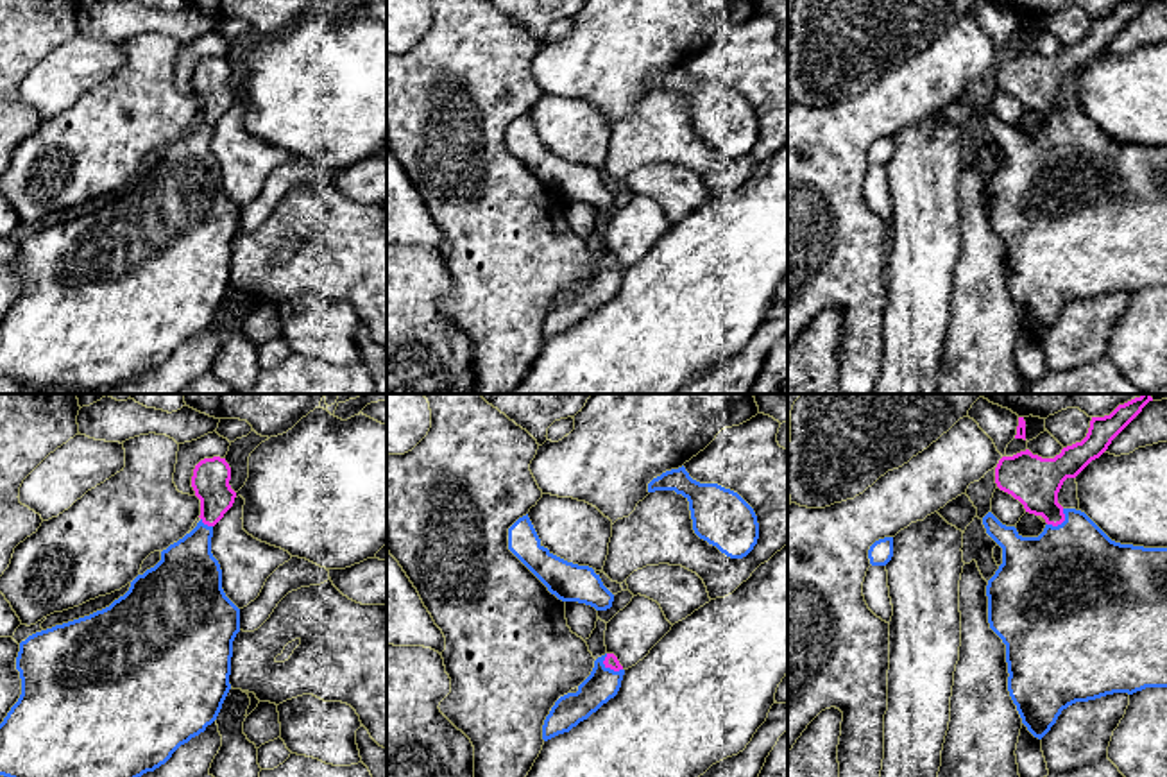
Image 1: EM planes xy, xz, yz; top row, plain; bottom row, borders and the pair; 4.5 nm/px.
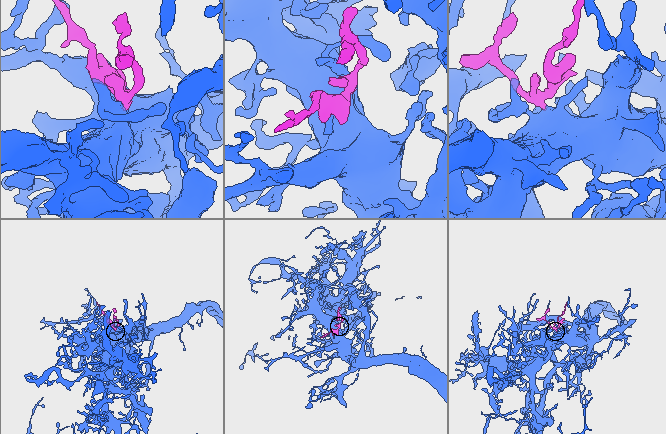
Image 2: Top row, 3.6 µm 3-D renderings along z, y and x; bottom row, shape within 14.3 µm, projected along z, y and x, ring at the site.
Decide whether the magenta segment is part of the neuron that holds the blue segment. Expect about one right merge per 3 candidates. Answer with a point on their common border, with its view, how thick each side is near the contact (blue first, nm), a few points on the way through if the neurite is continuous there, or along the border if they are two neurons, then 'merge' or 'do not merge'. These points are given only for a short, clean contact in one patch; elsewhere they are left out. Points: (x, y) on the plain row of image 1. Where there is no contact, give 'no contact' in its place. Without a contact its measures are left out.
meets blue in xz at (609, 267); 150 nm thick on the blue side, 70 nm on the other; runs through xz (602, 283), (609, 267), (611, 260); merge

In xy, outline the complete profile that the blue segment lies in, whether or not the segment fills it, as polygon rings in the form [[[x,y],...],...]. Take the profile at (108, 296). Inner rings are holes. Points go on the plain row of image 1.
[[[226,57],[200,59],[192,86],[200,98],[200,120],[161,150],[161,159],[138,174],[129,190],[89,215],[36,231],[20,242],[16,269],[21,294],[0,322],[0,374],[29,387],[93,392],[154,371],[192,337],[211,324],[231,288],[233,240],[240,231],[240,208],[222,188],[222,168],[211,152],[213,125],[233,106]]]

